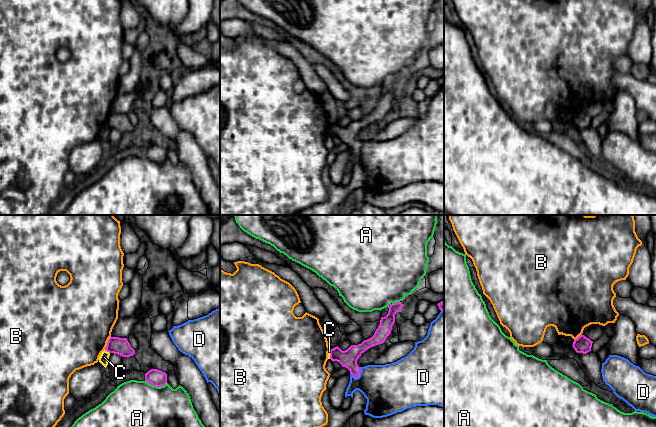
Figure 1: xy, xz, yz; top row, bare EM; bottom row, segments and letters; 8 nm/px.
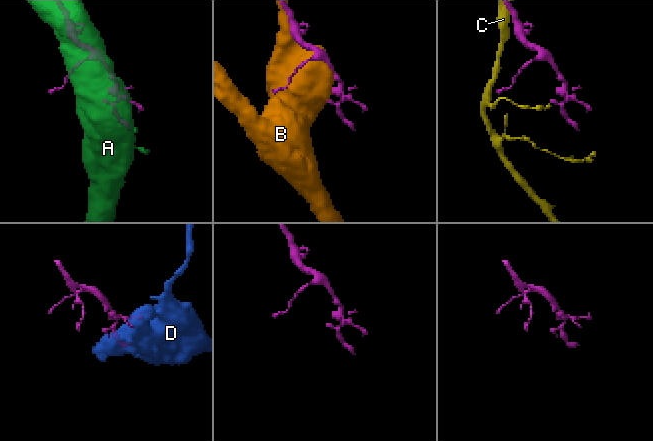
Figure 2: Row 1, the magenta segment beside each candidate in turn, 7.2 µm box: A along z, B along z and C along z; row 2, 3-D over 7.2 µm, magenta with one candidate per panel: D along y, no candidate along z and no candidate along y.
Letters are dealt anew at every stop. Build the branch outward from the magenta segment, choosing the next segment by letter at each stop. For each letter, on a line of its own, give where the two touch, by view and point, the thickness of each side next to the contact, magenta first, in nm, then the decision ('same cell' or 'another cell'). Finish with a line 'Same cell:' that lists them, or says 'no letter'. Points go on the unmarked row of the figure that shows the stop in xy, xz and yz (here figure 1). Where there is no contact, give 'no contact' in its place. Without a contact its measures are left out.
A: meets magenta in xy at (156, 161); 140 nm thick on the magenta side, 480 nm on the other; another cell
B: meets magenta in xy at (107, 119); 140 nm thick on the magenta side, 500 nm on the other; another cell
C: meets magenta in xy at (107, 127); 140 nm thick on the magenta side, 80 nm on the other; another cell
D: meets magenta in xz at (359, 149); 140 nm thick on the magenta side, 360 nm on the other; another cell
Same cell: no letter

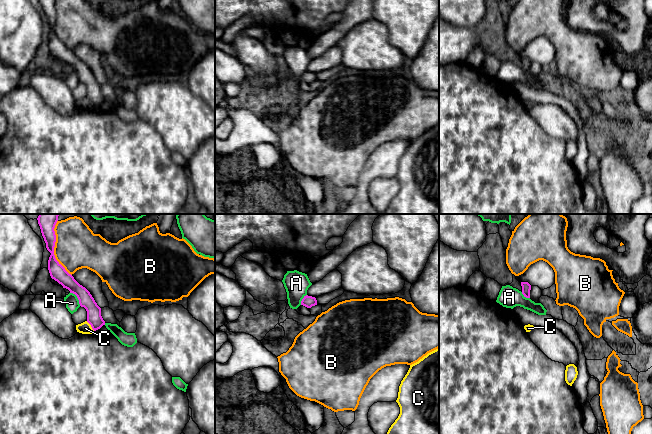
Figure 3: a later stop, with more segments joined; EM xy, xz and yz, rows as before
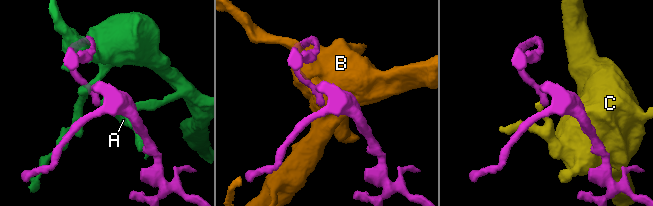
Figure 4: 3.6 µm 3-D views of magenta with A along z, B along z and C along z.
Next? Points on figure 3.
A: meets magenta in xy at (77, 73); 120 nm thick on the magenta side, 110 nm on the other; another cell
B: meets magenta in xy at (53, 26); 130 nm thick on the magenta side, 340 nm on the other; another cell
C: meets magenta in xy at (91, 102); 120 nm thick on the magenta side, 100 nm on the other; another cell
Same cell: no letter

